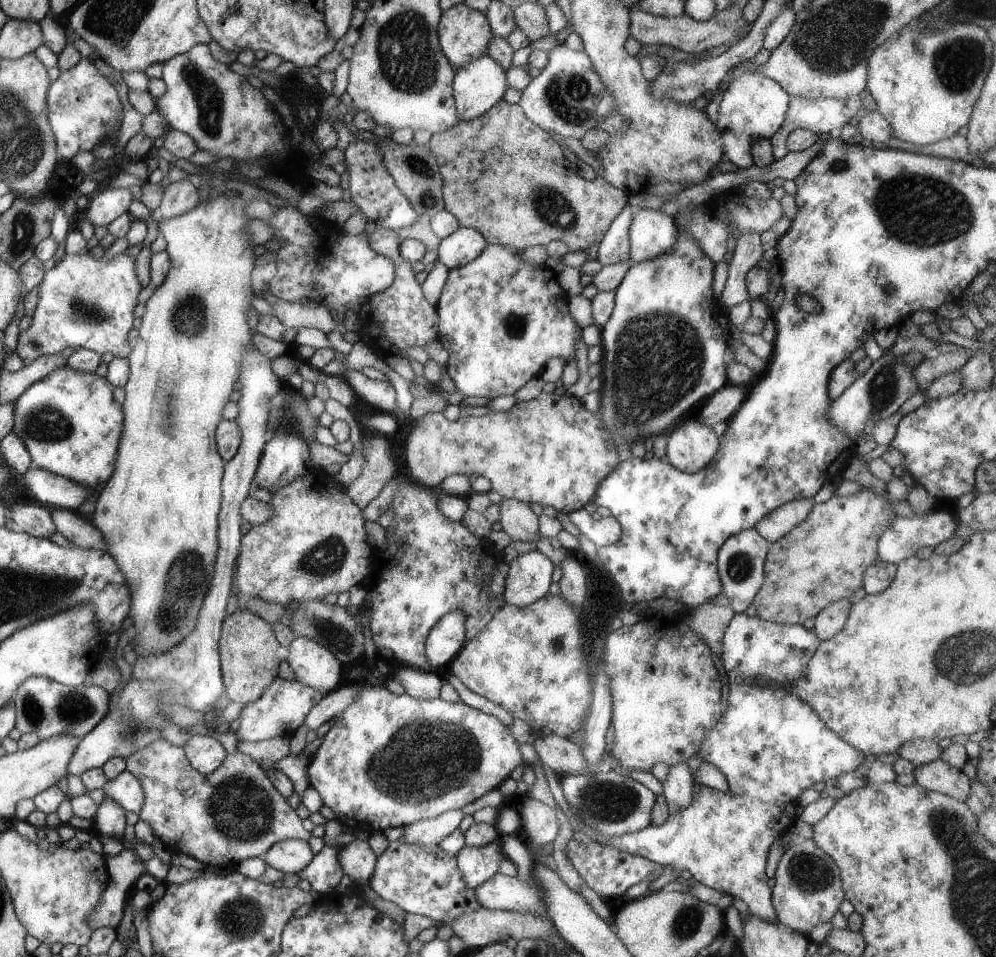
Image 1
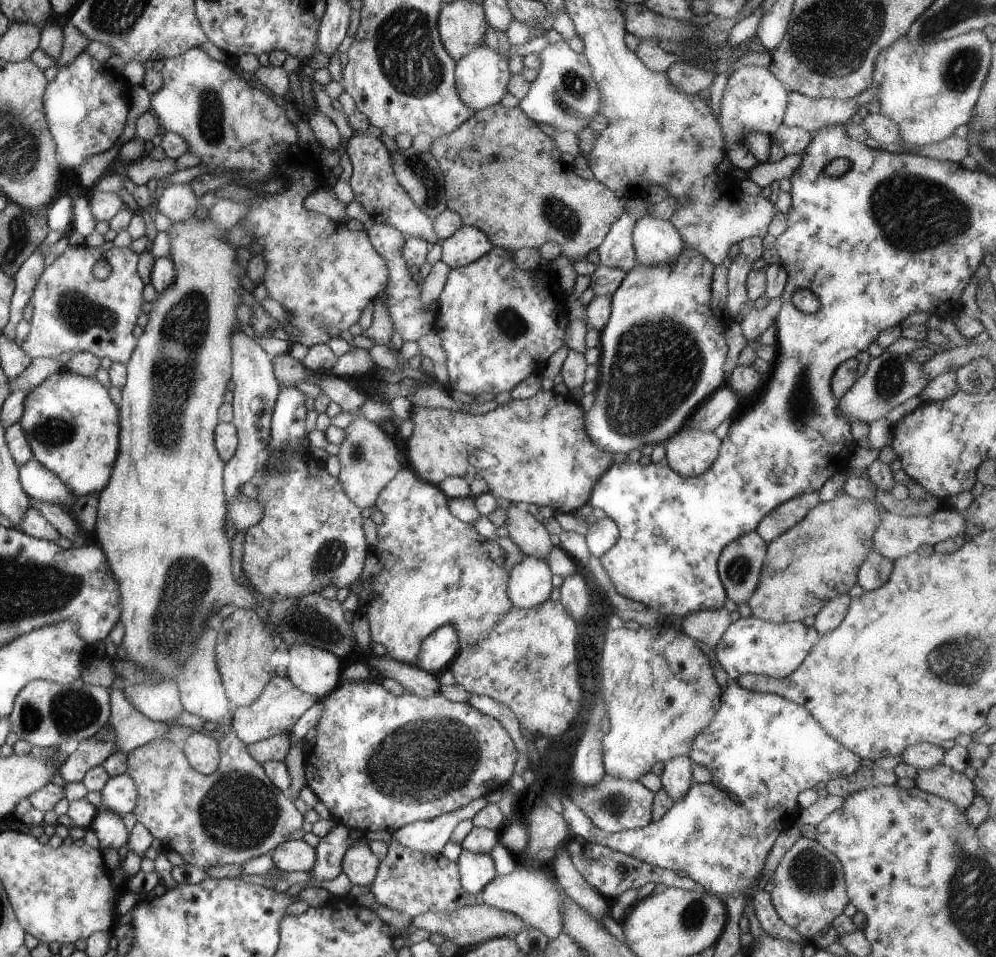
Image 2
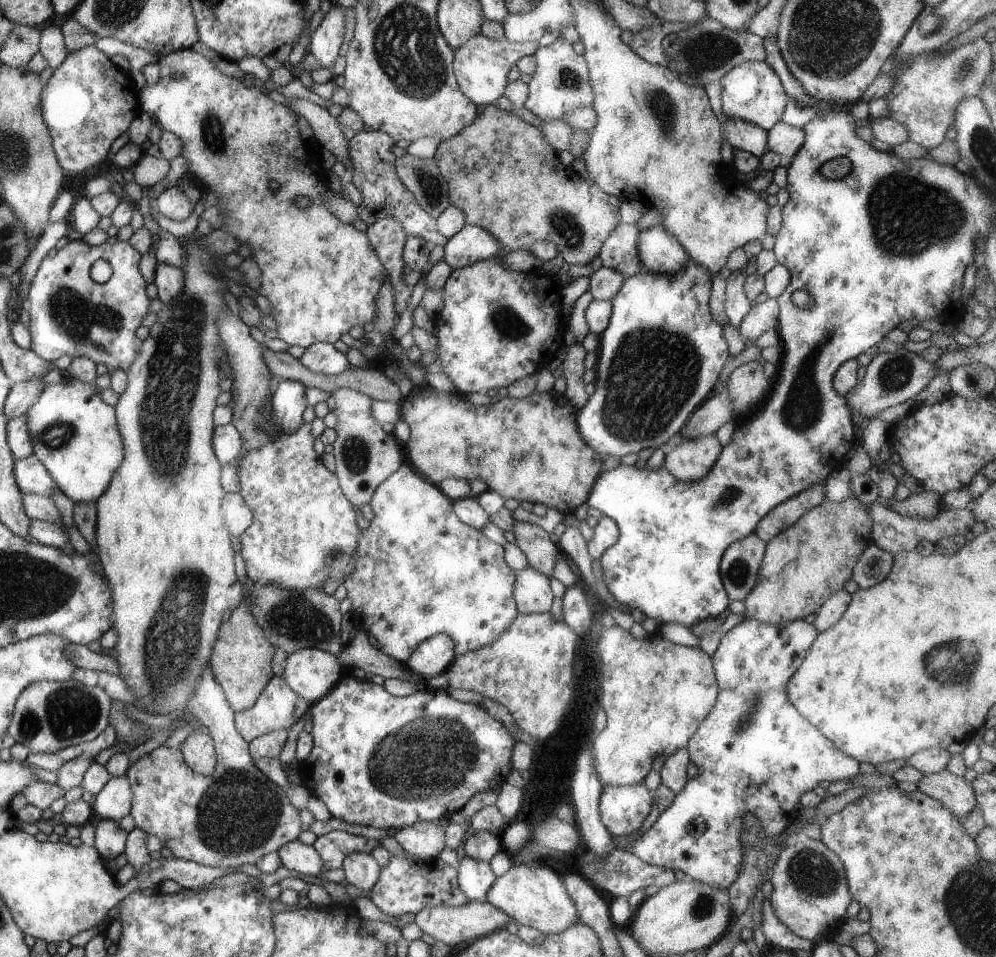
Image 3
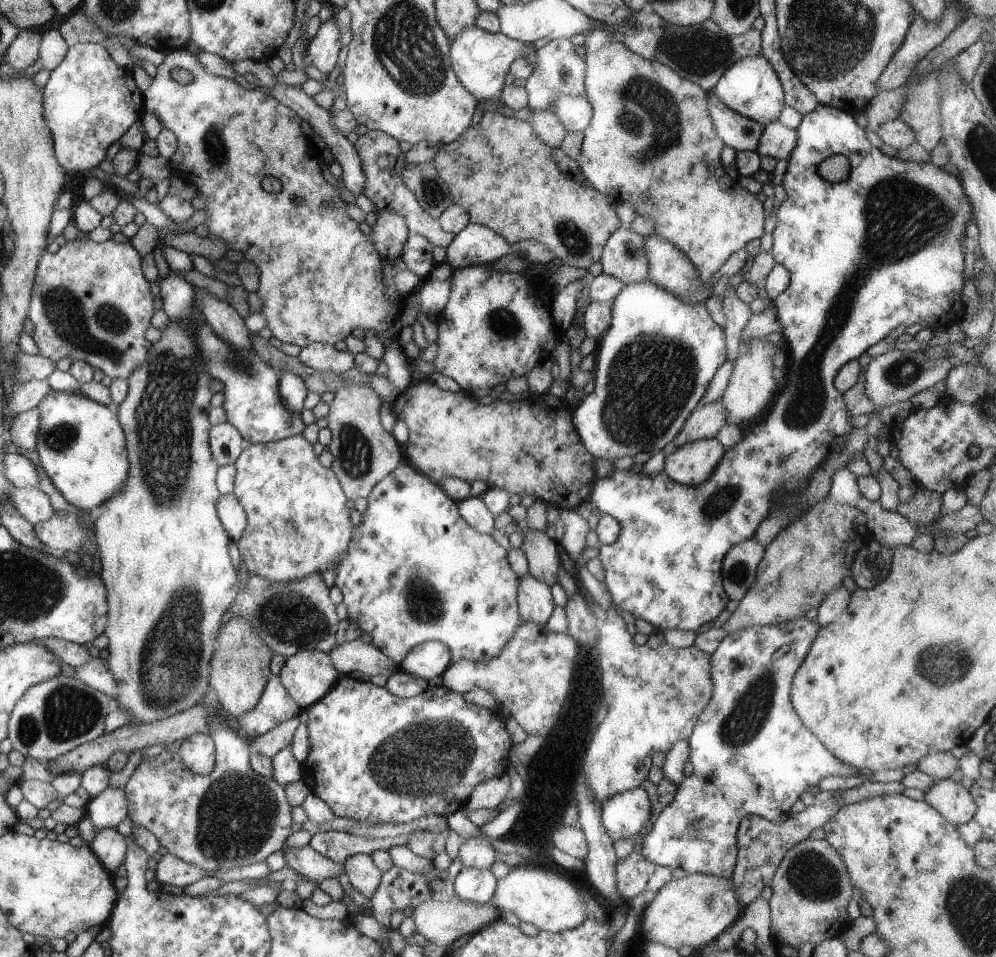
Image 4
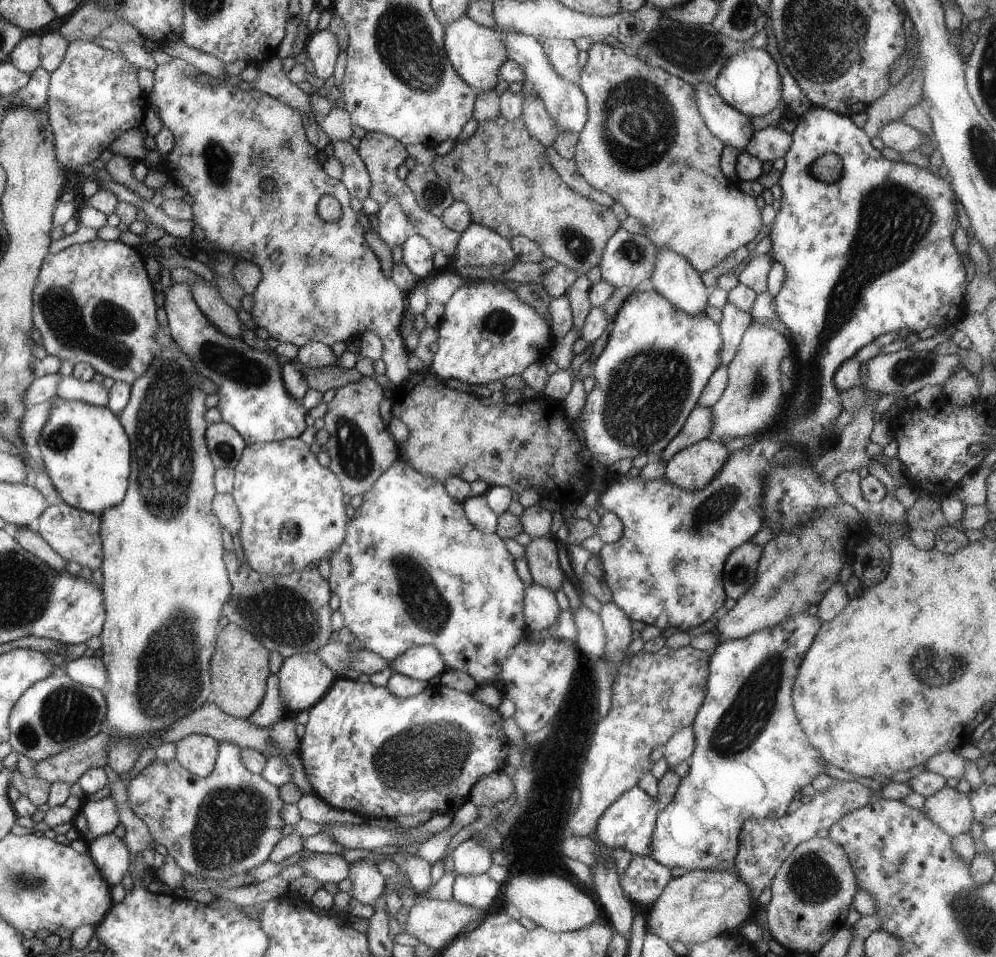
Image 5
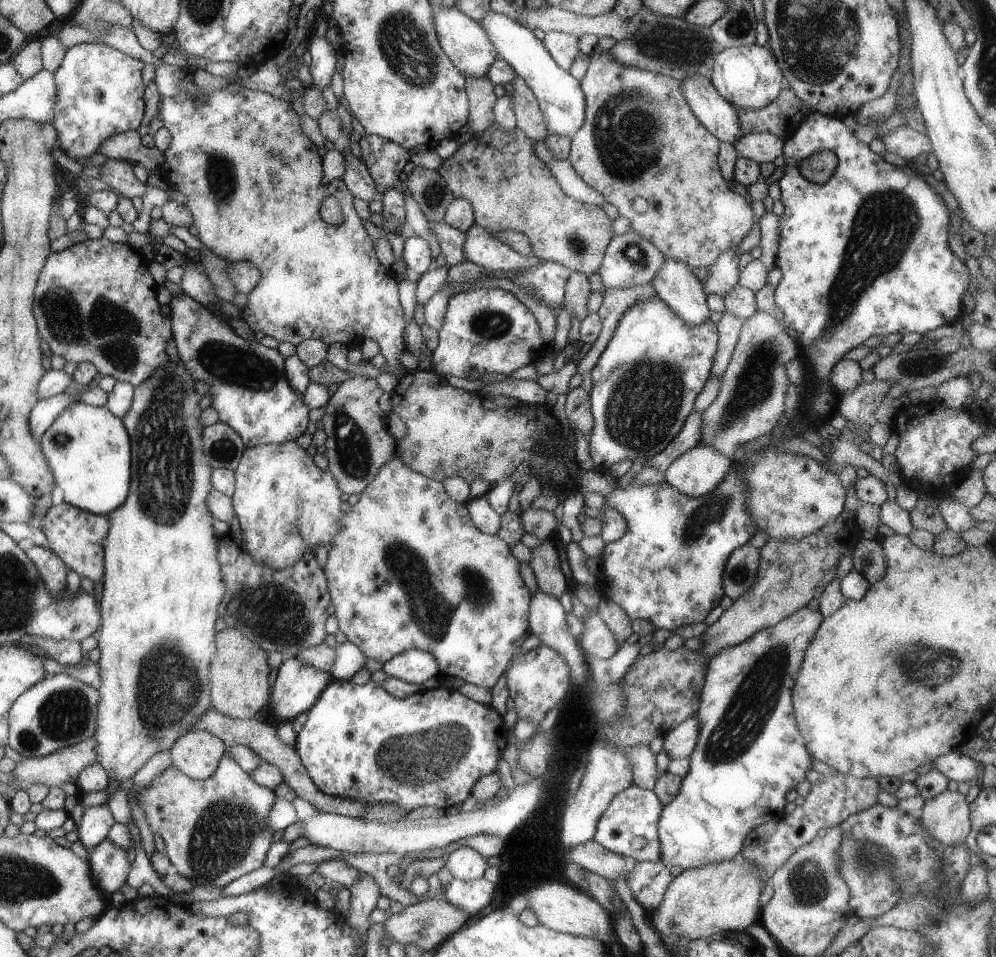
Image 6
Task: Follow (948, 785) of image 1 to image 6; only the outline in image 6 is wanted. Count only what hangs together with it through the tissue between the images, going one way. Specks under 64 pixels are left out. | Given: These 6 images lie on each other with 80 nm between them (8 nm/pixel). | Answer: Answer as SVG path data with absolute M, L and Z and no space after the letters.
M946 790L928 799L920 820L944 847L964 843L972 827L966 795L959 791Z

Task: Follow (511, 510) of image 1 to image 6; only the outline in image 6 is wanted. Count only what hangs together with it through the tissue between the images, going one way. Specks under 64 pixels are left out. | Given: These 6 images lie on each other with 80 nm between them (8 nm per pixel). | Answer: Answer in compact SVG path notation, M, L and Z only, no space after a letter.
M549 539L543 540L538 546L531 548L531 555L528 563L539 590L560 599L562 594L569 590L567 579L560 568L560 559L554 542Z

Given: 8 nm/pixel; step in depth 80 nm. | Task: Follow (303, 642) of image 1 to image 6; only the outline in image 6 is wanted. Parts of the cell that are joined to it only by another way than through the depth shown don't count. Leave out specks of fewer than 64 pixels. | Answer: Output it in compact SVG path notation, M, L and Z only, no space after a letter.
M290 657L284 659L276 669L273 680L274 690L268 706L271 710L272 722L278 724L284 721L293 721L299 714L312 708L322 691L333 680L333 676L329 672L307 665L300 657Z

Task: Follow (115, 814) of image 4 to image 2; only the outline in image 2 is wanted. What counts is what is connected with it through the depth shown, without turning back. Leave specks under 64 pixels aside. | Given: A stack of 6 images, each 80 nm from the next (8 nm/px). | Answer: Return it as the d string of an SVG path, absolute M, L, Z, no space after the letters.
M128 773L110 777L101 792L102 809L110 809L124 816L136 808L138 789Z

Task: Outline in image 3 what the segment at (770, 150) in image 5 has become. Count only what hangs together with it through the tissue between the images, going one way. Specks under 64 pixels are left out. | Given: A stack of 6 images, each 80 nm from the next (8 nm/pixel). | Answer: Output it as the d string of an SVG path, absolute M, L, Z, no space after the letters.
M780 122L767 130L767 150L777 152L785 162L793 158L804 141L805 132L802 127Z

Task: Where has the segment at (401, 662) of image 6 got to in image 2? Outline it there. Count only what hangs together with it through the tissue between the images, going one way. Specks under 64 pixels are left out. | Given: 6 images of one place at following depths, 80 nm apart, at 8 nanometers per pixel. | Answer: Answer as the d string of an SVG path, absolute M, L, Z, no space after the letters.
M452 625L439 626L422 641L416 666L440 676L461 649L457 630Z

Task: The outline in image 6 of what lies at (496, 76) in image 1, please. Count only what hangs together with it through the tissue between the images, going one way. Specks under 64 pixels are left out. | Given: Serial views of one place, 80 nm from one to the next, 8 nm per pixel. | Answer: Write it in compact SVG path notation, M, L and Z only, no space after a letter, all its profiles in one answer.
M456 7L451 9L434 9L433 17L438 40L446 56L466 79L481 79L487 76L488 69L499 58L494 43L479 22L460 12Z

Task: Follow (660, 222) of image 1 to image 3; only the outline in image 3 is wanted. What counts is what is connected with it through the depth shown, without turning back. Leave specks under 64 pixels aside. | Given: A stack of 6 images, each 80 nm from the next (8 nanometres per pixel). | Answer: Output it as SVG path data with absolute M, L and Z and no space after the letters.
M663 224L640 229L637 249L643 268L653 273L675 275L689 261L680 241Z

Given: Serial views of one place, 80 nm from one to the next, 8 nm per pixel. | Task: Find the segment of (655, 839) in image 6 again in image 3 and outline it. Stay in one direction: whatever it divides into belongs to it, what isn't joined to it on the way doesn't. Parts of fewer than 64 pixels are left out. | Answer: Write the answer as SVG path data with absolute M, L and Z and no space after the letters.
M644 783L604 785L599 798L600 820L613 837L630 836L642 828L653 801Z

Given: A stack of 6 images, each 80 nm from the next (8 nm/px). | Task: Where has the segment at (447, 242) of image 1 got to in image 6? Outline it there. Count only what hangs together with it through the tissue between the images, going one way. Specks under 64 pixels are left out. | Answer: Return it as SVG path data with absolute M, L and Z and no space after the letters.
M472 225L464 241L464 258L466 261L482 266L488 272L510 272L516 268L530 268L543 264L538 256L519 255L512 247L496 238L485 228Z

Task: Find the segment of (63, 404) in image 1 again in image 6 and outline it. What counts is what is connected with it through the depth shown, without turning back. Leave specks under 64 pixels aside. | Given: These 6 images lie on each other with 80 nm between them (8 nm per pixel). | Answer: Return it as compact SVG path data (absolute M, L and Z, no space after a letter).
M76 401L65 408L40 437L41 451L64 492L64 503L95 515L108 516L129 496L132 482L132 438L124 421L108 408Z

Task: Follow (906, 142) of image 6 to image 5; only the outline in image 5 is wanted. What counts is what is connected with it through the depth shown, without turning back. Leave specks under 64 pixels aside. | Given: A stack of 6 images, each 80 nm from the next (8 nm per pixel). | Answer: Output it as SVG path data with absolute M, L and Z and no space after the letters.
M900 119L885 124L877 136L882 139L886 147L897 150L901 155L915 150L926 139L920 131Z

